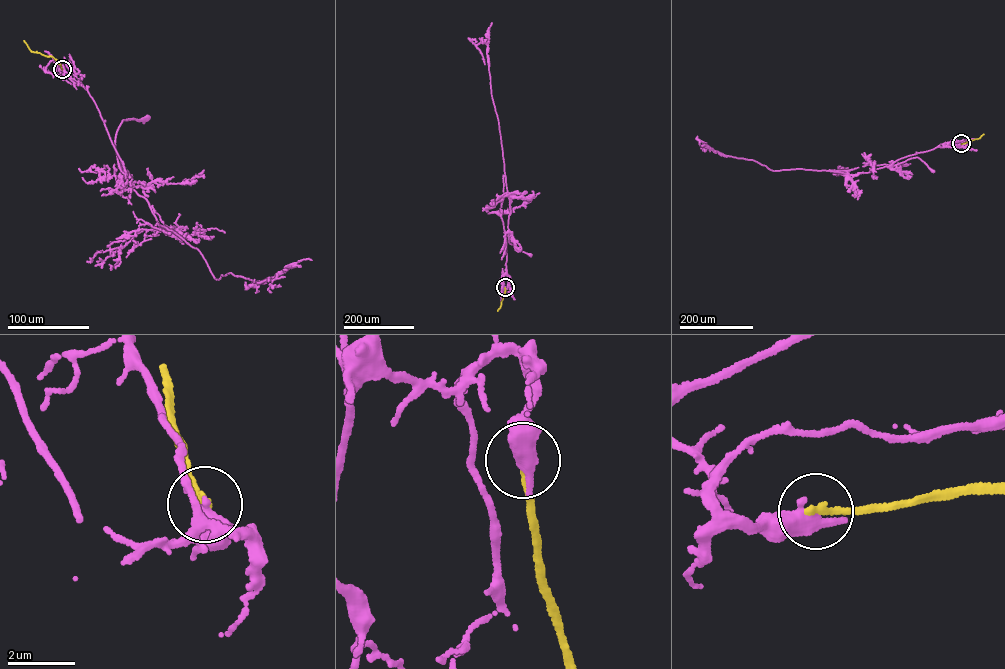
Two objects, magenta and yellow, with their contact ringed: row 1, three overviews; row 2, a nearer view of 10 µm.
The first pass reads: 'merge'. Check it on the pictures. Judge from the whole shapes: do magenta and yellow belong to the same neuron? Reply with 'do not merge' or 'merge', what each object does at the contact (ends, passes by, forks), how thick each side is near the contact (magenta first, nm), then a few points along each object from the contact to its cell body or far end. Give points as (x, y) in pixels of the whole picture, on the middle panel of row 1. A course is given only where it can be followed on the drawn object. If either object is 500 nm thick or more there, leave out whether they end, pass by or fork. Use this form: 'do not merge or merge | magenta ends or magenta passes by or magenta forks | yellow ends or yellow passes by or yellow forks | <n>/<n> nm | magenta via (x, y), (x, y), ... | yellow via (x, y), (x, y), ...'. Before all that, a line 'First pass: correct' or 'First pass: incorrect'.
First pass: incorrect
do not merge | 600/220 nm | magenta via (505, 287), (507, 232), (509, 243), (530, 254) | yellow via (505, 287), (497, 311)

